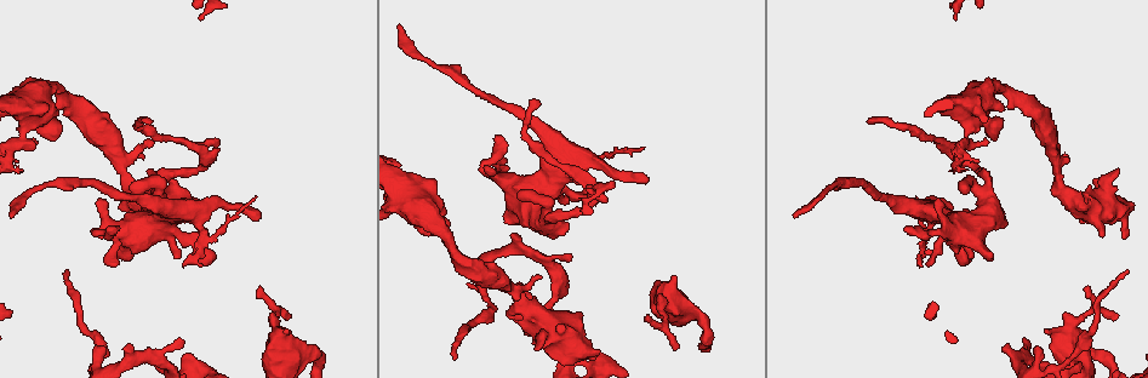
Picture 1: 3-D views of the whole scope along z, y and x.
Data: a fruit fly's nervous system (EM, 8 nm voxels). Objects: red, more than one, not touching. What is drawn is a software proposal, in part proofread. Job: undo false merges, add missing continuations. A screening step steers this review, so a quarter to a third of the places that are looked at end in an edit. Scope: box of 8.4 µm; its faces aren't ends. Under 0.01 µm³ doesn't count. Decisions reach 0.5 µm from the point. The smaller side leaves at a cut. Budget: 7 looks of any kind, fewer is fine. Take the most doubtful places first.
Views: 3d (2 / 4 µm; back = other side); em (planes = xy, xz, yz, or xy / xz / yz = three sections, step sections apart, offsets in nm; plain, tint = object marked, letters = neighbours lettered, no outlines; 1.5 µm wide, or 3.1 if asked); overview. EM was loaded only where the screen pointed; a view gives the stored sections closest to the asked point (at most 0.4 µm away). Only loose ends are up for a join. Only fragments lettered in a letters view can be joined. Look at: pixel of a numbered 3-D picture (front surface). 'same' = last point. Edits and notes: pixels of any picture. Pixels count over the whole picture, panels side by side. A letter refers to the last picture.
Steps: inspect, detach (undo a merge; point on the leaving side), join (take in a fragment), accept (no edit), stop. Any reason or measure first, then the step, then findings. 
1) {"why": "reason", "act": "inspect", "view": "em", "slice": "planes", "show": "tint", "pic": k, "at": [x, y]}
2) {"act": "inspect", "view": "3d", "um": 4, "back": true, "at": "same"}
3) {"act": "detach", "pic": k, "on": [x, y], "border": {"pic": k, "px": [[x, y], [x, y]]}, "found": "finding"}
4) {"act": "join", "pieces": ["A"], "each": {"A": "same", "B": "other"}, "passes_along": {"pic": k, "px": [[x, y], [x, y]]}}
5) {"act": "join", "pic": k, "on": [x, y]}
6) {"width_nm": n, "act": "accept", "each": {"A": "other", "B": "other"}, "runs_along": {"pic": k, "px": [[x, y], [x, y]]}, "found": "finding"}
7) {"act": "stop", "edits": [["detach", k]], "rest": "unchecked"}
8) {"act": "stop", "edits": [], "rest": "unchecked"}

{"why": "stops while still wide", "act": "inspect", "view": "3d", "um": 4, "pic": 1, "at": [1124, 239]}

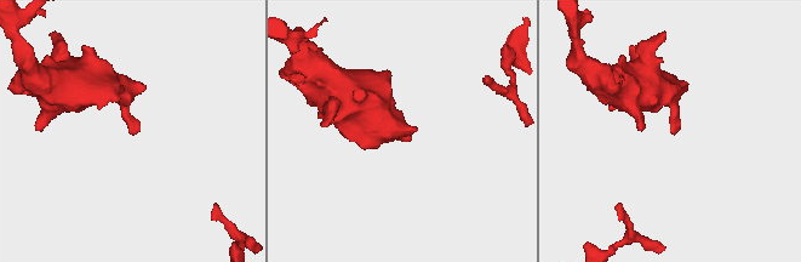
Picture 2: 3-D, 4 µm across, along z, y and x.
{"act": "inspect", "view": "em", "slice": "planes", "show": "letters", "pic": 2, "at": [672, 131]}

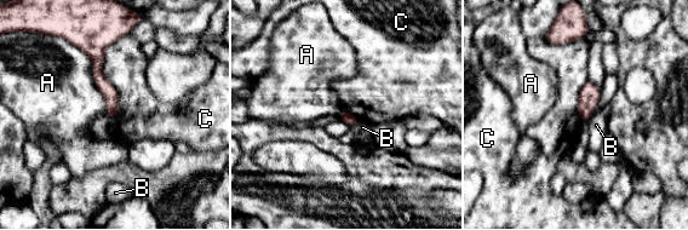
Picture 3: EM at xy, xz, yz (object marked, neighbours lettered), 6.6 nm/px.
{"longest_contact_nm": ["C", 600], "act": "accept", "each": {"A": "other", "B": "other", "C": "other"}, "border": {"pic": 3, "px": [[128, 33], [104, 53], [115, 118]]}, "found": "no lettered fragment goes on from it"}

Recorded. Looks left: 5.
{"why": "an open end", "act": "inspect", "view": "em", "slice": "planes", "show": "letters", "pic": 1, "at": [209, 235]}

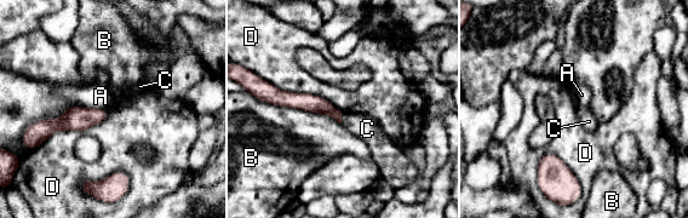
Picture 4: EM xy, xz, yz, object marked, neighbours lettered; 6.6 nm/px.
{"width_nm": 110, "act": "join", "pieces": ["C"], "each": {"A": "other", "B": "other", "C": "same", "D": "other"}, "passes_along": {"pic": 4, "px": [[308, 102], [340, 118], [367, 128]]}, "found": "it goes on there"}

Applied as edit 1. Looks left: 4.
{"act": "inspect", "view": "overview"}

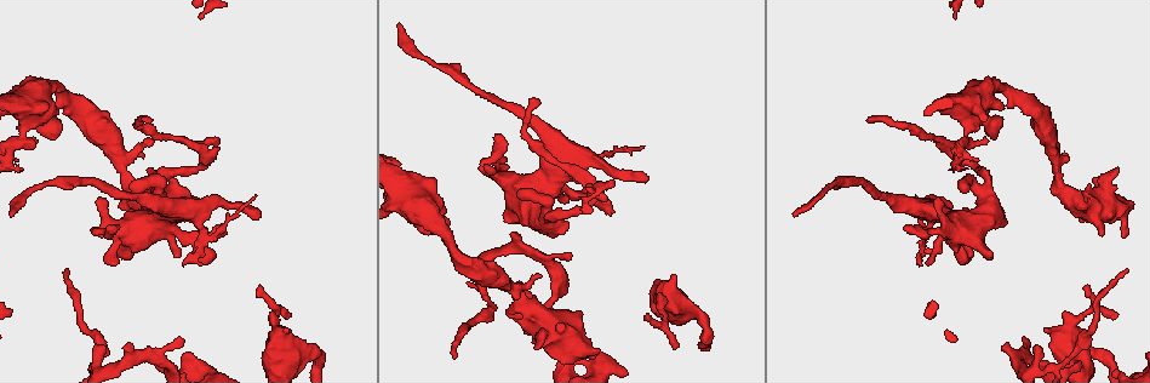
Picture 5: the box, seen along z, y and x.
{"act": "inspect", "view": "3d", "um": 4, "pic": 5, "at": [504, 222]}

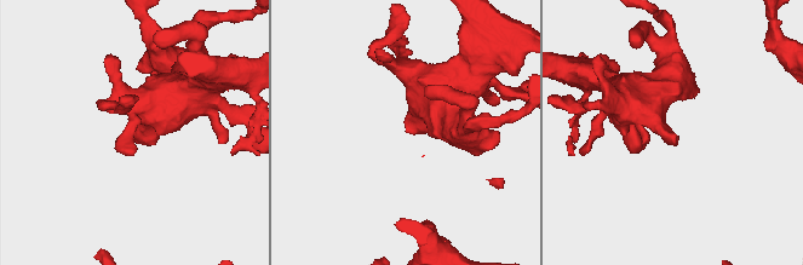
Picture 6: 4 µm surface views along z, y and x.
{"why": "now the EM", "act": "inspect", "view": "em", "slice": "planes", "show": "plain", "pic": 6, "at": [673, 136]}

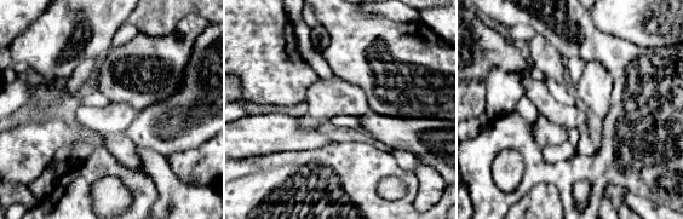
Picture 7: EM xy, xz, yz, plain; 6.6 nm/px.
{"act": "inspect", "view": "em", "slice": "planes", "show": "letters", "at": "same"}

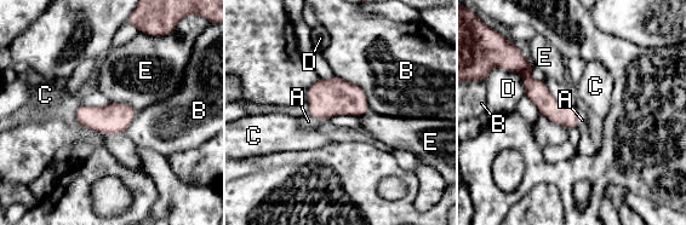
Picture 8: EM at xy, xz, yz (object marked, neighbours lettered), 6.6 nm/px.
{"act": "join", "pieces": ["A"], "each": {"A": "same", "B": "other", "C": "other", "D": "other", "E": "other"}, "passes_along": {"pic": 8, "px": [[567, 116], [578, 119], [582, 120]]}, "found": "the neuron continues"}

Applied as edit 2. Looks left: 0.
{"act": "stop", "edits": [["join", 4], ["join", 8]], "rest": "unchecked"}

